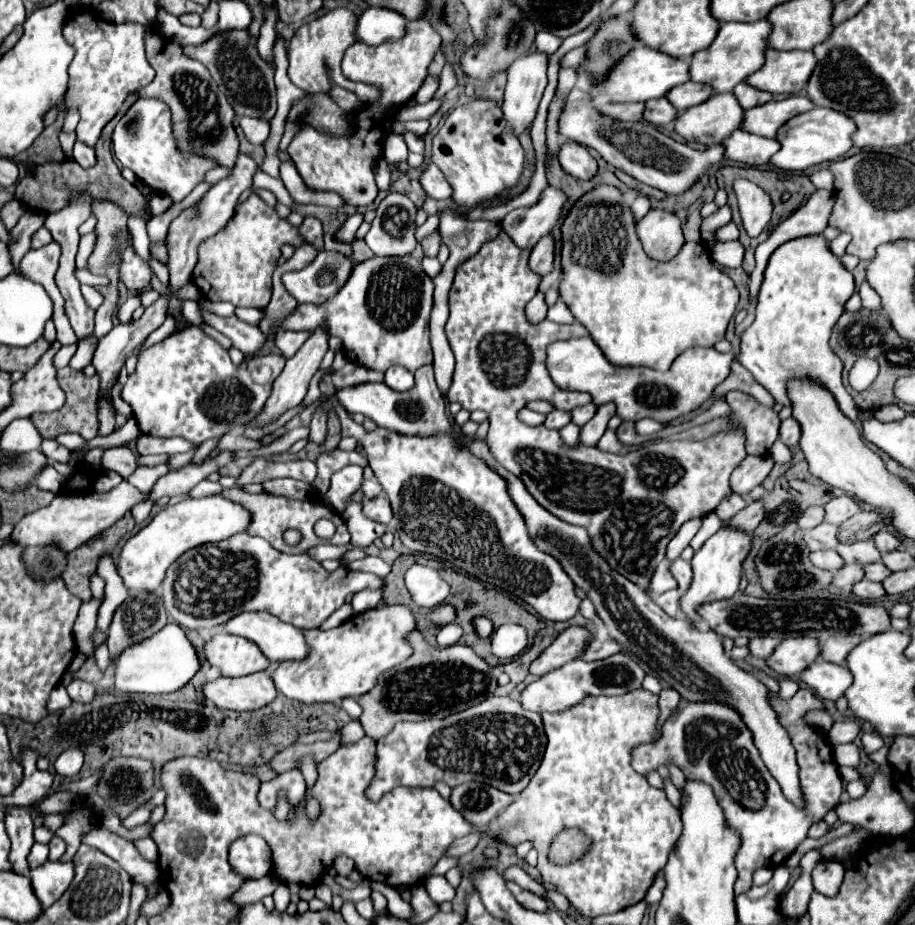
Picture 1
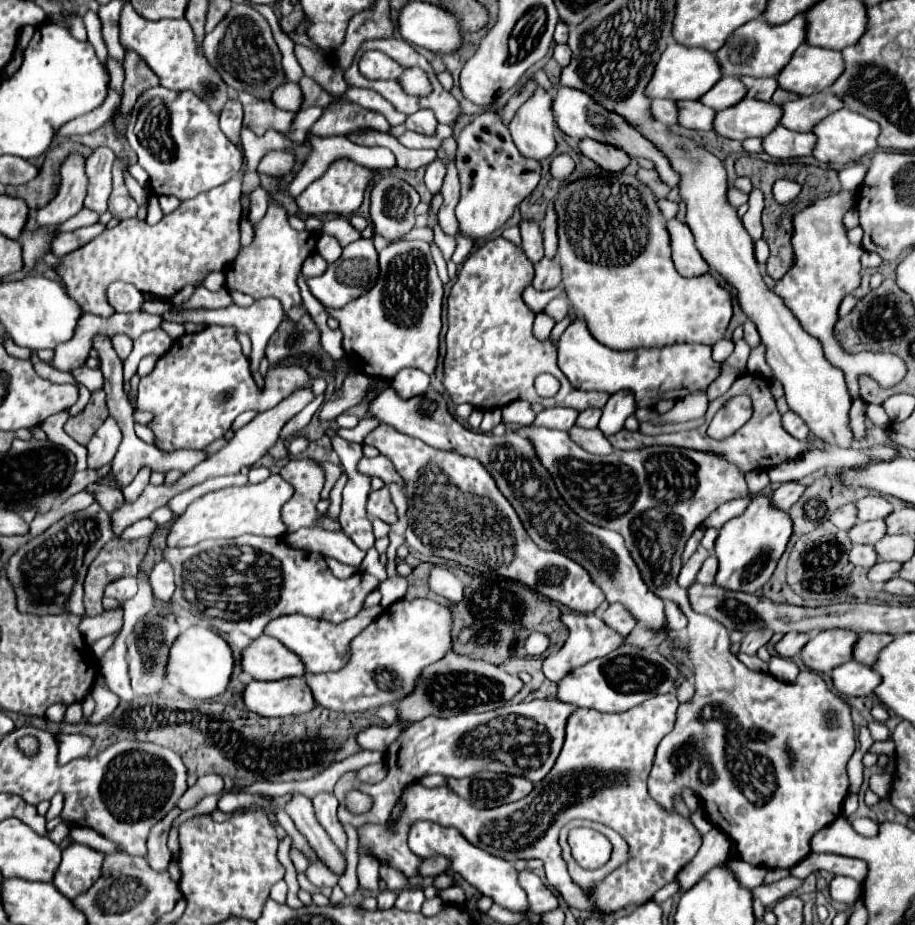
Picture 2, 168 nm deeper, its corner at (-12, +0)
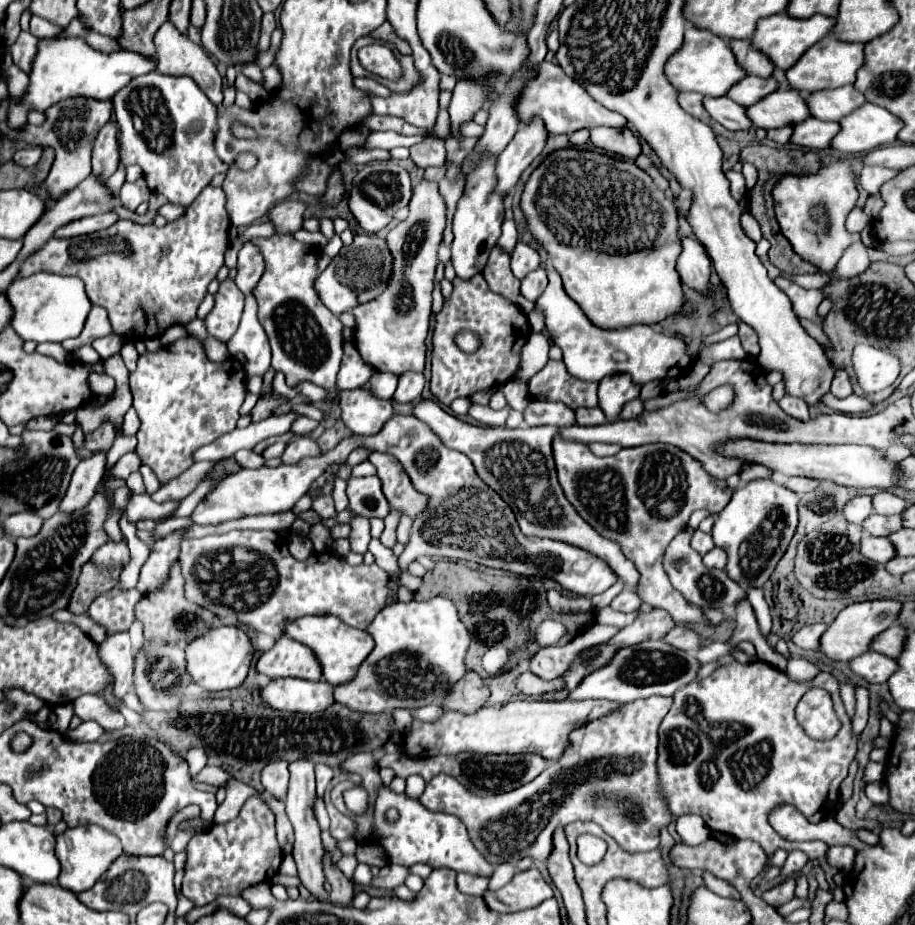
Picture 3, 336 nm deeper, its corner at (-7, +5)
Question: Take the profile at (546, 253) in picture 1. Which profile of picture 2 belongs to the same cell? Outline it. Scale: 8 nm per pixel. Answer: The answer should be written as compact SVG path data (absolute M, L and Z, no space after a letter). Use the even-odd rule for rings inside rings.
M544 257L540 263L534 265L534 281L532 281L534 289L538 289L538 291L554 289L554 287L558 287L560 281L562 281L562 271L556 261L550 261Z

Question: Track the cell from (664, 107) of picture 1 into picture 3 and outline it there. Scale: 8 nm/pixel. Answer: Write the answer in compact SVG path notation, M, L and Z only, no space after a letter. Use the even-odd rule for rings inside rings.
M703 98L703 108L707 114L717 120L727 130L745 130L751 128L751 122L745 116L745 108L731 102L729 98Z

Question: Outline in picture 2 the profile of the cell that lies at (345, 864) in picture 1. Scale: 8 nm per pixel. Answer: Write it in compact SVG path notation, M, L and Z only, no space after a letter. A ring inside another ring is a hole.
M318 793L312 799L312 803L314 803L314 811L316 811L320 825L328 831L328 835L332 837L336 847L340 847L340 851L344 851L346 849L346 833L336 817L338 799L334 797L334 793Z

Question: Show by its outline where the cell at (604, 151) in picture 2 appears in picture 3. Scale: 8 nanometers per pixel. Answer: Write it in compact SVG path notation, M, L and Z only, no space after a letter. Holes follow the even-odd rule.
M599 126L591 130L591 144L611 156L619 156L625 160L635 160L641 154L639 140L633 136L629 128L617 130L617 128L607 128Z

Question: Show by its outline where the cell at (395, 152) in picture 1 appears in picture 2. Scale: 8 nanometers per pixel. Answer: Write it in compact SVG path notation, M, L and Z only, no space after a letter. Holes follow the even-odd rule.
M442 125L442 127L440 127L440 131L438 131L436 135L432 135L432 137L416 135L414 131L410 131L410 133L400 135L400 137L398 137L398 141L400 141L404 147L408 147L408 149L438 149L438 147L442 145L442 141L444 141L446 137L450 137L452 133L454 133L454 131L452 131L452 127Z

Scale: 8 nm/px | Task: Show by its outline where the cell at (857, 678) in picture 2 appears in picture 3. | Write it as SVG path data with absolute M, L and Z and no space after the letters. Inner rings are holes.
M877 652L861 654L859 658L853 658L847 664L849 664L851 672L861 676L869 684L883 684L897 670L897 662L893 658L887 658Z

